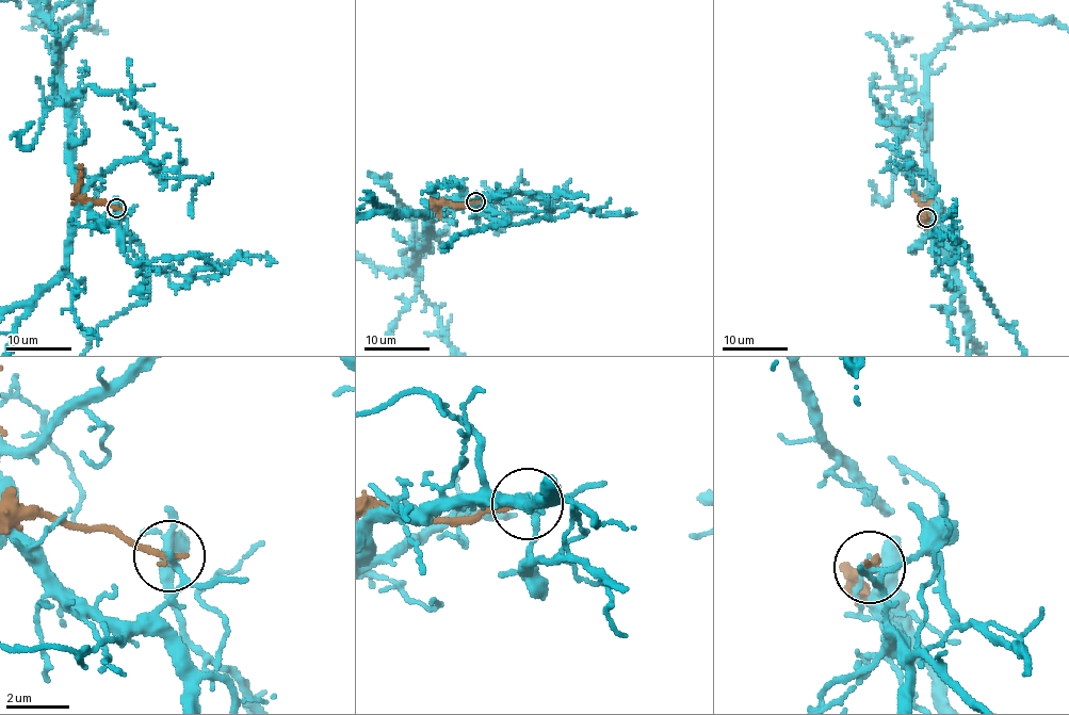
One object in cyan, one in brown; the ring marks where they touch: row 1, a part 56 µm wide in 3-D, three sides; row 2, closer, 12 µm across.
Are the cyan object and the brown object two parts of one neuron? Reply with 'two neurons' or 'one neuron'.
two neurons

